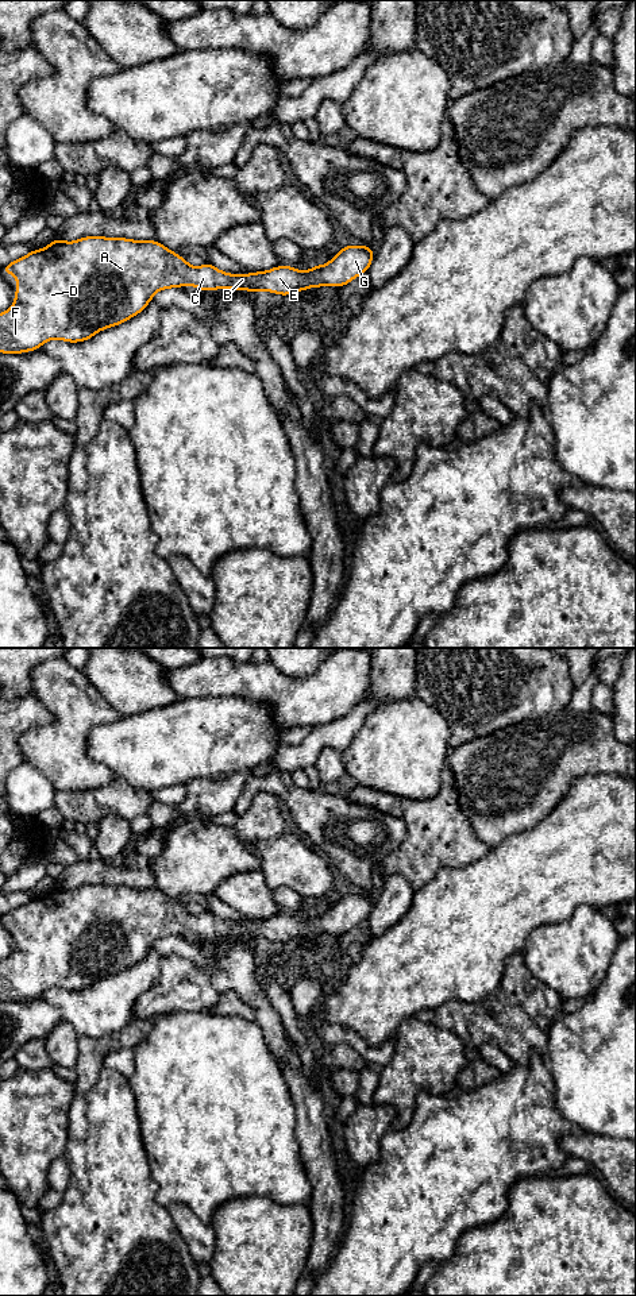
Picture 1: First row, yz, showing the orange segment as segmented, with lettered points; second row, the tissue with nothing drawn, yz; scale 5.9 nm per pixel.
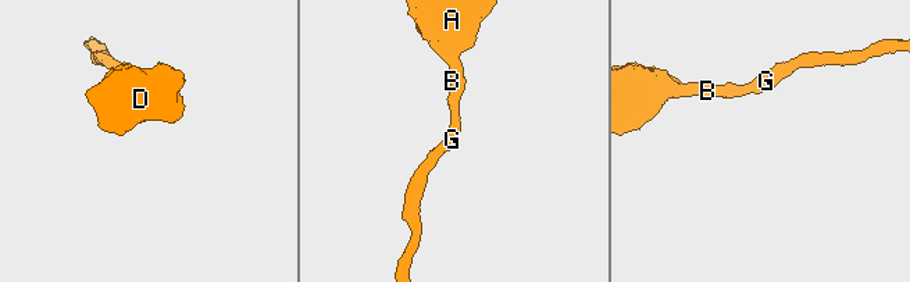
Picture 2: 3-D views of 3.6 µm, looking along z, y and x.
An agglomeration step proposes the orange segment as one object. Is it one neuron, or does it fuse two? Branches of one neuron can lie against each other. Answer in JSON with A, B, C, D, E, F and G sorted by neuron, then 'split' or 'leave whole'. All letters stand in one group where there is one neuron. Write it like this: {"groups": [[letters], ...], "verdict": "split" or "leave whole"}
{"groups": [["A", "B", "C", "D", "E", "F", "G"]], "verdict": "leave whole"}

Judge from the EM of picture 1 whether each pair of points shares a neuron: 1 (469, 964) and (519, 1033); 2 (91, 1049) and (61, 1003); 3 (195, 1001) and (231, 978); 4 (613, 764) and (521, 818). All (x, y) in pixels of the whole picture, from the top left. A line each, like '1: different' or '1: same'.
1: different
2: different
3: different
4: same

